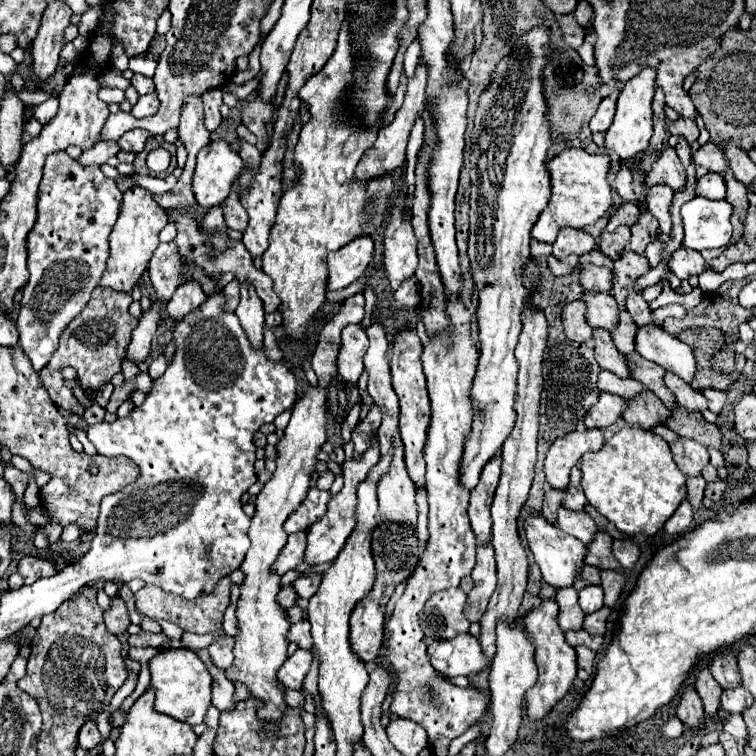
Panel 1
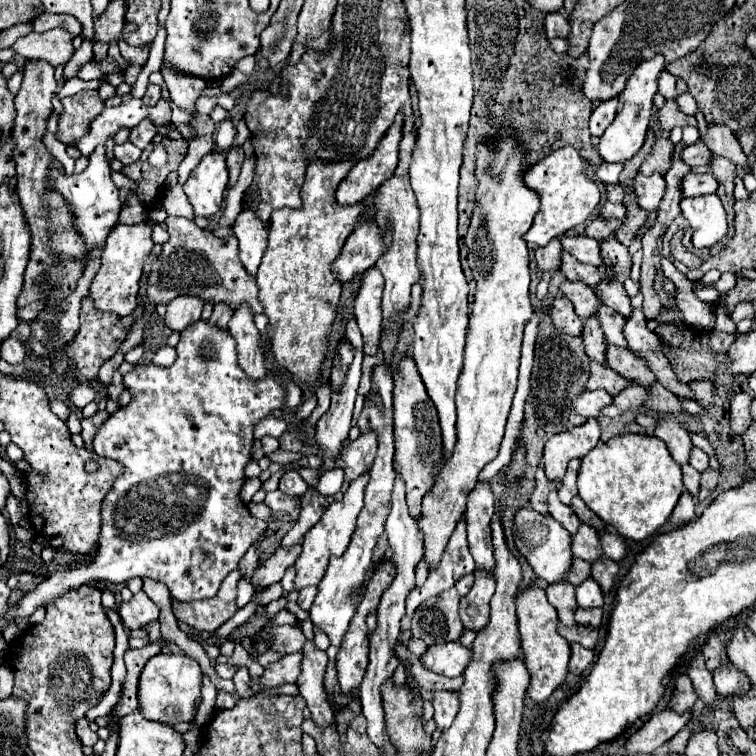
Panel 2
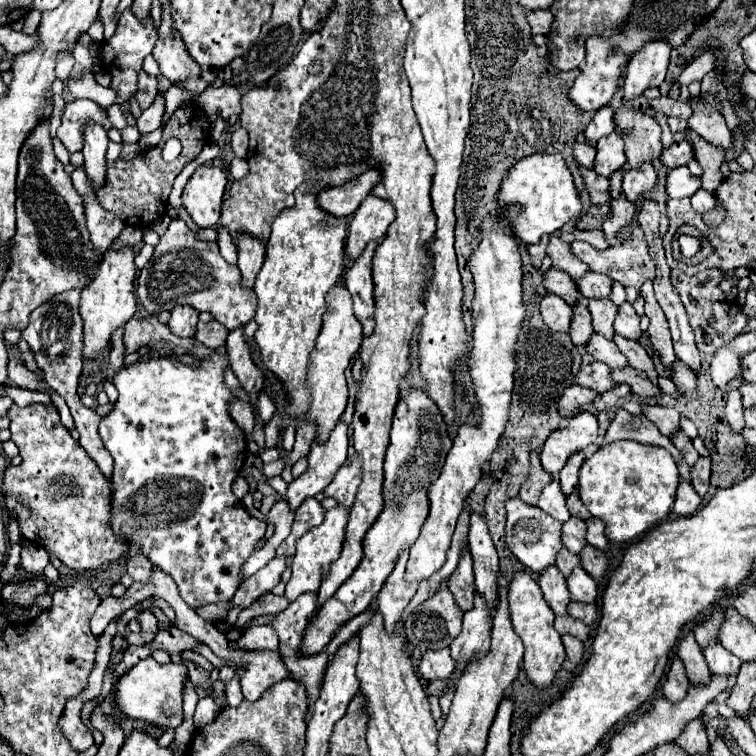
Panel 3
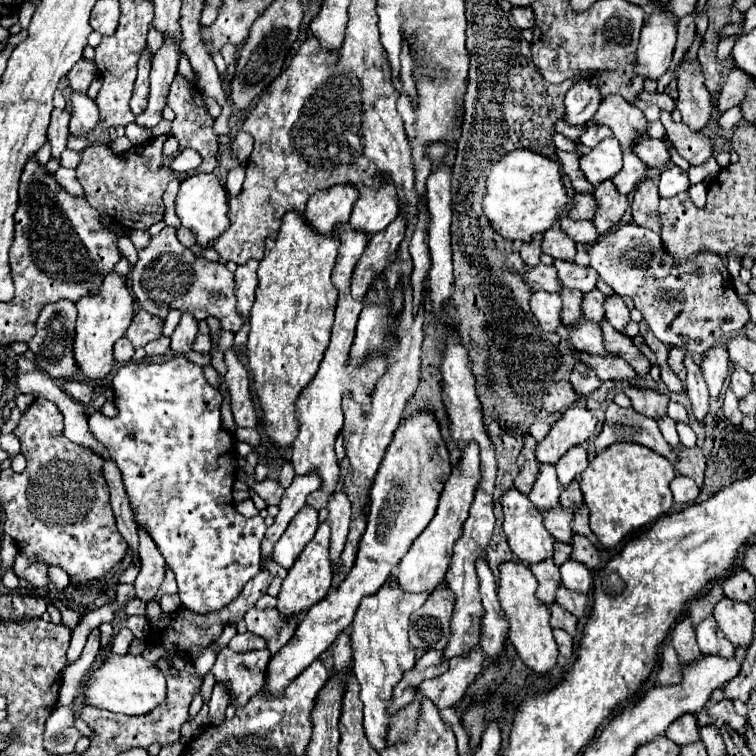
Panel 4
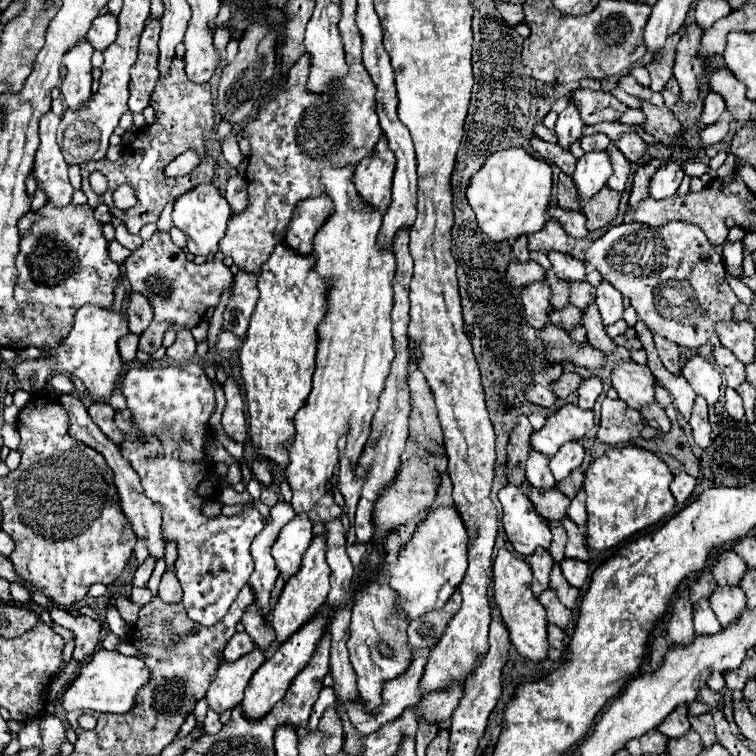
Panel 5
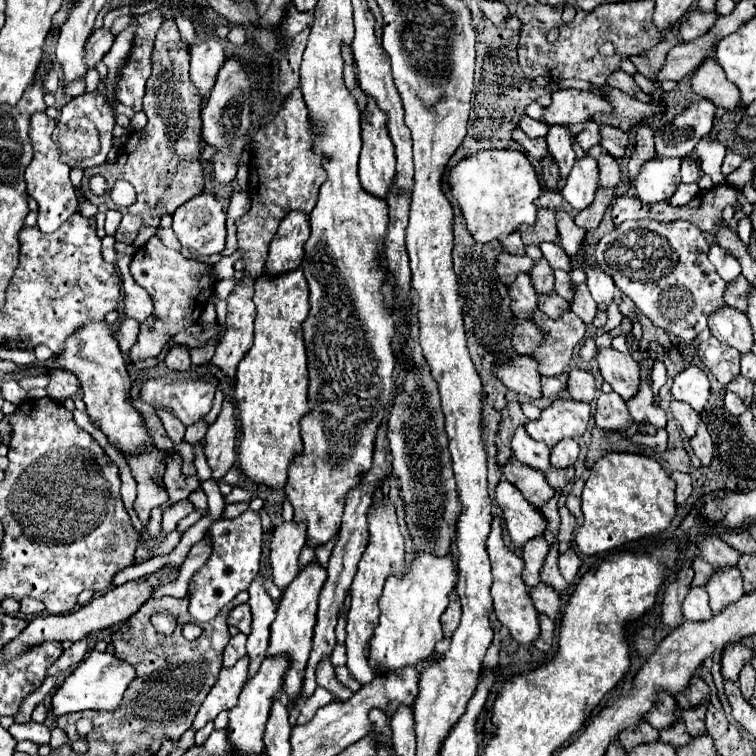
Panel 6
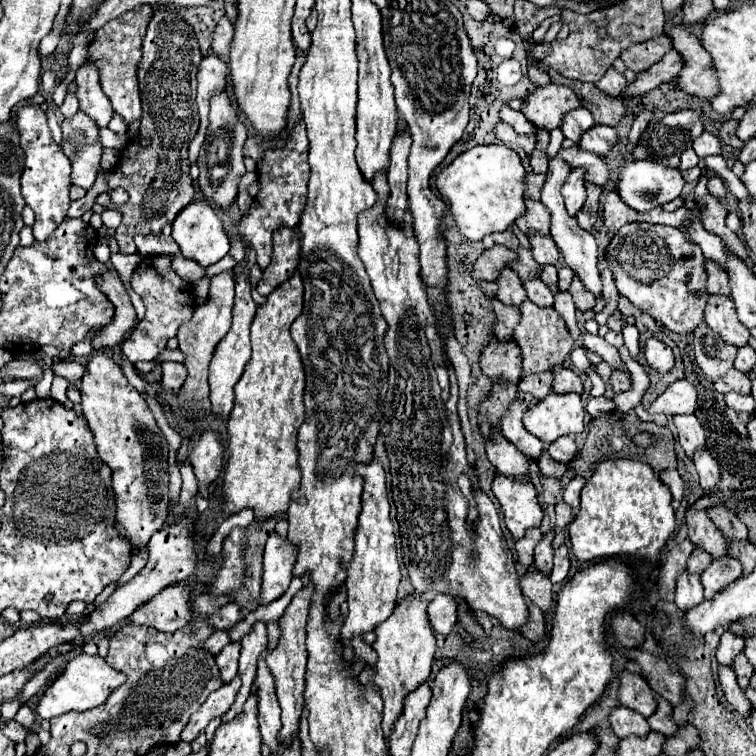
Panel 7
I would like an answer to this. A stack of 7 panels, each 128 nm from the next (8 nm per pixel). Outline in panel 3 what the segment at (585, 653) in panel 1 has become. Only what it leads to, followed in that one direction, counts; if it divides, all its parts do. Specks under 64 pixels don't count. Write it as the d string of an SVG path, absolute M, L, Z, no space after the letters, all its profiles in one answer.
M562 636L562 644L564 644L564 650L566 650L566 660L562 664L564 670L576 670L580 660L582 660L582 654L584 654L584 644L580 640L576 640L574 636Z

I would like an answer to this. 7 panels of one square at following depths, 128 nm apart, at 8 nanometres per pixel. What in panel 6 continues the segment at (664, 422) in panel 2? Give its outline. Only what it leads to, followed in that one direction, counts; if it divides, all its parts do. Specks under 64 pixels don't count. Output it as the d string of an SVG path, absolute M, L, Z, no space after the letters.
M600 348L596 354L596 362L602 378L624 400L630 400L638 392L640 386L638 362L630 354L622 354L614 348Z

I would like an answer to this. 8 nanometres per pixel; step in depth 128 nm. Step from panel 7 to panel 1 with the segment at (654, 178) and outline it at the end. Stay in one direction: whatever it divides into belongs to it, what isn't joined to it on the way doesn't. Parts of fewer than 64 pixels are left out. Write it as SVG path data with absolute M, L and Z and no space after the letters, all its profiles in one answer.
M708 172L706 176L696 180L696 196L724 200L724 194L726 194L726 184L724 184L724 178L720 174Z

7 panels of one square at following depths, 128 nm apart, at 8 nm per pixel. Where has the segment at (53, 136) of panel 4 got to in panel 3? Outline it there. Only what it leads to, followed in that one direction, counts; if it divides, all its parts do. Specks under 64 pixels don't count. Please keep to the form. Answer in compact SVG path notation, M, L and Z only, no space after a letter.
M80 98L64 104L62 108L62 124L58 128L58 138L66 146L68 152L80 152L82 148L82 128L86 120L96 120L102 124L106 118L106 112L96 106L96 102Z

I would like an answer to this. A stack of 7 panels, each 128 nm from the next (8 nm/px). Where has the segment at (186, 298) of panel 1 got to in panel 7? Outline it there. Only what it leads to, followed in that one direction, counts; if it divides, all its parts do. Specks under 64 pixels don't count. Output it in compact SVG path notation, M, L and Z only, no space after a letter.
M164 362L162 364L162 388L166 392L178 394L184 380L186 380L184 364L176 364L176 362Z

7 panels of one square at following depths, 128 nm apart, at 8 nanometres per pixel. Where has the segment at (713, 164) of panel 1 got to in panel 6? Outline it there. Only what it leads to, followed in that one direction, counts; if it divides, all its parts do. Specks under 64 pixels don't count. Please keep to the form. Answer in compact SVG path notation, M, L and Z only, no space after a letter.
M600 126L600 146L610 156L620 160L624 156L626 146L628 146L628 134L622 132L620 128L614 128L614 126Z

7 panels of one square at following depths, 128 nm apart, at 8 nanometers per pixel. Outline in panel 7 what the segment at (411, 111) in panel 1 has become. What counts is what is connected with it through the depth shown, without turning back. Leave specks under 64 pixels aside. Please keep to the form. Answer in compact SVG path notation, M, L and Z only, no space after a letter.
M280 228L274 232L274 254L270 264L262 270L262 278L256 286L258 294L268 296L276 286L280 286L284 280L292 276L292 272L298 266L298 254L300 254L300 240L294 230Z

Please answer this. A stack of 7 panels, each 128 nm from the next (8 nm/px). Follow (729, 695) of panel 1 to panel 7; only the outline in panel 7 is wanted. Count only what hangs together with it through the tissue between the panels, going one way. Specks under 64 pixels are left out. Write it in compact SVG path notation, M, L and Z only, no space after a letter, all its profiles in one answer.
M688 570L682 572L676 578L676 592L674 592L674 602L680 610L690 610L698 606L704 600L702 594L702 584L698 574L690 574Z

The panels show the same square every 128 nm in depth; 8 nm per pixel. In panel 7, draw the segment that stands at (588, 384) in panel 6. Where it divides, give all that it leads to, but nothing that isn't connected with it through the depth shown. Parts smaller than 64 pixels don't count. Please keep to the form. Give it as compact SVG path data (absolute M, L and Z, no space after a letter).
M552 368L554 380L552 380L552 390L556 394L566 394L566 392L576 392L582 394L582 380L574 370L568 368Z

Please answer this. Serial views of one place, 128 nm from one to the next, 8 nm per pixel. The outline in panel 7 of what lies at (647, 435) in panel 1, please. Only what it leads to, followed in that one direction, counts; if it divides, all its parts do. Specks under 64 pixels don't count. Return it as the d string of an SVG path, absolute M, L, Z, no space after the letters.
M636 460L600 462L582 488L578 516L568 524L572 554L582 562L610 556L636 556L648 564L656 564L662 546L676 528L670 502L672 494L668 494L668 488L648 464Z

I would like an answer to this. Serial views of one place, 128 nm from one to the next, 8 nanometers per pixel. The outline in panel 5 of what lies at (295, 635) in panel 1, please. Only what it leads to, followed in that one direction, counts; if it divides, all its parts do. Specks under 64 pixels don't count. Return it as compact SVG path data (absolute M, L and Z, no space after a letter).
M240 632L240 634L234 634L230 638L230 642L226 644L224 648L224 660L228 662L236 662L240 656L252 652L256 648L254 640L248 636L248 632Z

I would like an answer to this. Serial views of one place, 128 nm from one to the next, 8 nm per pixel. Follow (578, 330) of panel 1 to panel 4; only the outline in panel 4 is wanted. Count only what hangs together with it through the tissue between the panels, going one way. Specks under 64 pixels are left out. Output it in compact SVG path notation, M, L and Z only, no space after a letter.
M536 290L530 296L530 310L534 312L540 328L546 332L556 332L562 326L560 308L562 308L562 300L560 294L556 292Z

